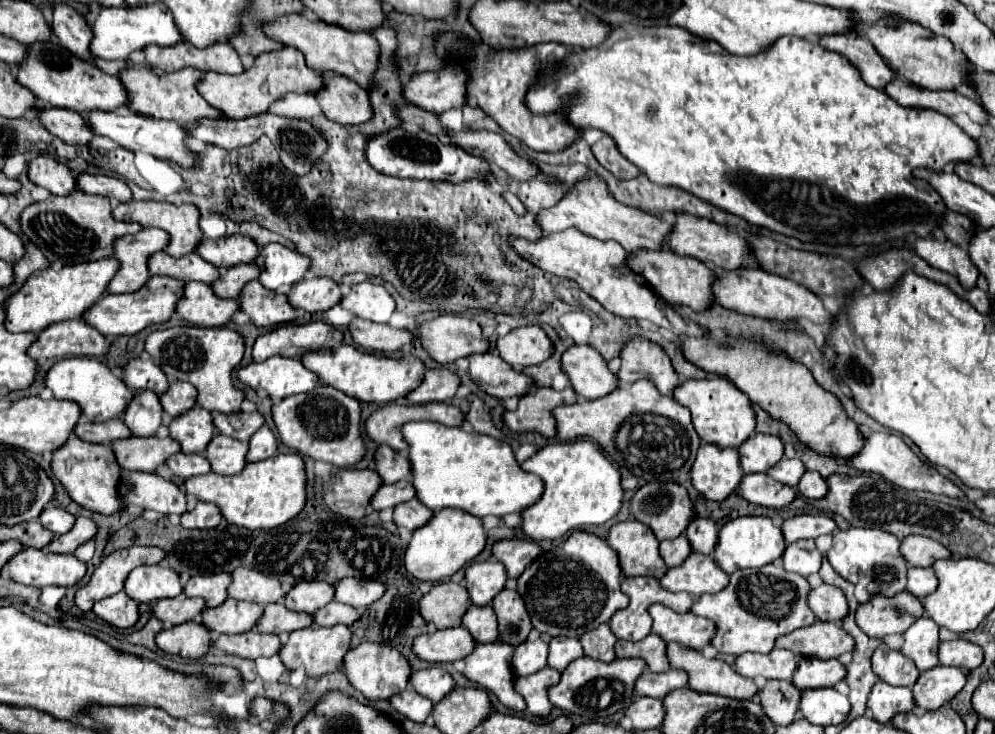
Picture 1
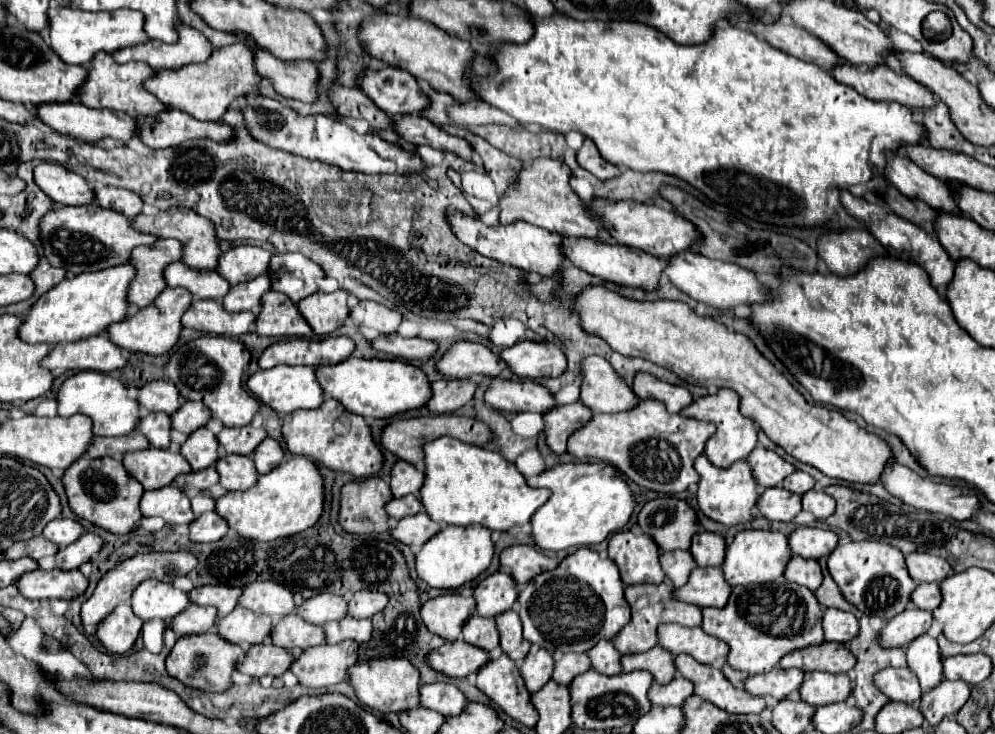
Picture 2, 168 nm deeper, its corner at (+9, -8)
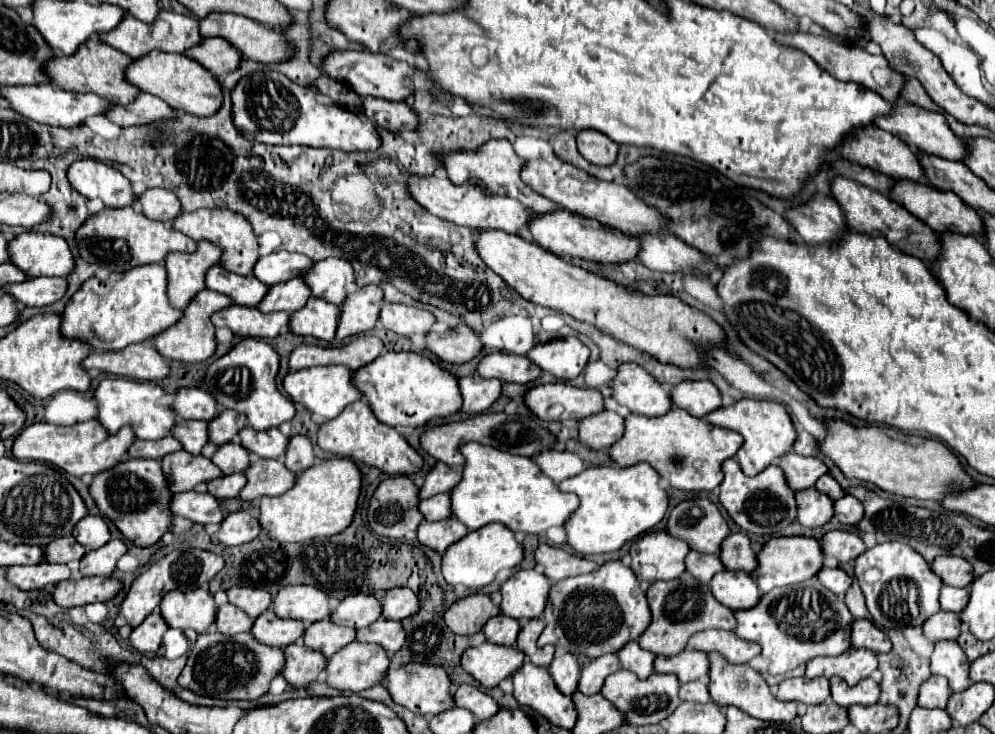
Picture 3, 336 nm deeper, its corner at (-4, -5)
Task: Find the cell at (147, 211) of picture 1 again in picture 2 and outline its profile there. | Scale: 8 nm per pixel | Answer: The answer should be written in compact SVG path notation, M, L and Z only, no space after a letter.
M168 208L160 214L138 214L132 220L134 228L152 236L160 236L160 238L176 238L182 240L182 264L196 268L196 270L214 270L216 268L216 258L222 252L218 246L218 238L214 234L214 224L206 218L202 218L200 214L196 214L190 208Z

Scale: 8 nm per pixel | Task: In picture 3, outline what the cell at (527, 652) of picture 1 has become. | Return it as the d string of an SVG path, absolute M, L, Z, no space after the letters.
M557 653L551 667L549 667L549 673L551 673L551 677L553 677L553 681L555 681L555 685L559 687L561 693L571 695L571 693L577 691L581 669L577 667L577 657L575 655Z

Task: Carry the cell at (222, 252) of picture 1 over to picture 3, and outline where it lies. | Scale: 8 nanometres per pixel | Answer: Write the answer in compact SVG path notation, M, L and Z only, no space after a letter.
M277 251L267 257L261 257L257 261L257 265L253 267L253 275L271 287L271 285L289 281L291 277L303 275L307 269L311 269L311 265L313 265L313 261L305 255Z

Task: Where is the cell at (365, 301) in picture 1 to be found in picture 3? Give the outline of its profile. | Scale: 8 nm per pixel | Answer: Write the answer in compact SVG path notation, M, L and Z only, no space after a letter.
M383 303L381 307L381 323L403 337L409 335L427 335L435 323L435 315L431 311L419 309L419 307L409 307L401 303Z

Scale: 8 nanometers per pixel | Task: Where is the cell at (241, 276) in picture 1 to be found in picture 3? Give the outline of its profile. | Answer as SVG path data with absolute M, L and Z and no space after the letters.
M295 277L291 281L285 281L281 285L273 285L267 293L267 297L259 303L259 311L273 313L273 311L287 311L295 313L303 309L307 299L311 297L311 289L307 289L307 283L301 277Z

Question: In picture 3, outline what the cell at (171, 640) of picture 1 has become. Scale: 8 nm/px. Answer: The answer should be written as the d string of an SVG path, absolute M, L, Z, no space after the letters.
M203 633L189 653L187 665L179 675L179 685L203 697L215 697L223 701L255 701L269 691L271 681L283 669L283 661L285 657L281 649L263 645L249 633Z

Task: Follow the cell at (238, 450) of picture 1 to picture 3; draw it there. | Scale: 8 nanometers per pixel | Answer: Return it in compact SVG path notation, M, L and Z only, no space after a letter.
M255 457L245 475L247 485L239 495L243 501L257 501L259 497L277 497L289 491L297 481L297 475L291 473L279 459Z

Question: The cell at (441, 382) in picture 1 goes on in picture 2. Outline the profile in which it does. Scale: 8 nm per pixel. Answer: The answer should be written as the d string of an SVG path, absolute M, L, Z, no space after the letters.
M442 378L432 382L432 398L426 402L426 408L432 414L450 414L462 408L466 402L472 400L476 384L458 378Z

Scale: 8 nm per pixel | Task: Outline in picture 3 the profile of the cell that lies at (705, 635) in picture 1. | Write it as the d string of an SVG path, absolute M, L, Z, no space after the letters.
M715 629L695 633L689 639L689 647L705 653L717 651L731 663L747 663L761 653L757 643L739 639L733 631L715 631Z

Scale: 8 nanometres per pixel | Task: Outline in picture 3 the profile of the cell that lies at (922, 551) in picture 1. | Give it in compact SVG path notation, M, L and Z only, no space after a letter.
M953 555L937 557L931 569L943 579L945 585L951 587L971 587L971 581L975 579L973 565L967 563L963 557L953 557Z

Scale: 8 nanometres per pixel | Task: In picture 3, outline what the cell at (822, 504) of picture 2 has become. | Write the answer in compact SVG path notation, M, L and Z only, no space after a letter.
M845 495L835 501L835 517L843 525L855 527L863 519L863 503L851 495Z

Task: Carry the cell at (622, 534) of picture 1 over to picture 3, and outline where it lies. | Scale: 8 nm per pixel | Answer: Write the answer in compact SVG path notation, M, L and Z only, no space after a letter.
M665 531L647 533L631 545L631 569L637 573L643 565L657 567L657 579L671 581L685 571L685 557L689 553L689 545L681 539L671 537Z

